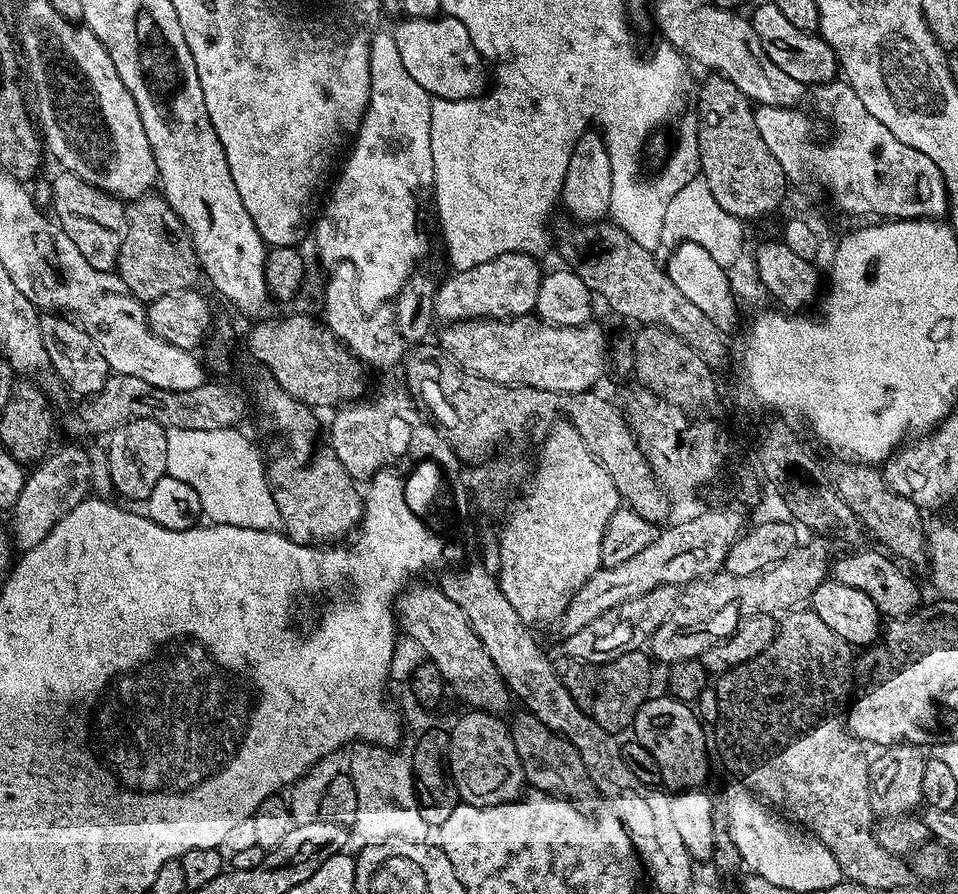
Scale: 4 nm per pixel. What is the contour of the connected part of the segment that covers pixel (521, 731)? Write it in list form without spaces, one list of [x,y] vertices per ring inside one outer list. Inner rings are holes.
[[[520,710],[520,713],[510,720],[510,731],[514,750],[518,750],[518,758],[524,767],[525,781],[535,791],[573,802],[581,802],[580,800],[587,798],[588,792],[590,793],[588,771],[582,762],[582,754],[574,750],[574,746],[566,737],[559,736],[557,732],[551,732],[527,710]]]

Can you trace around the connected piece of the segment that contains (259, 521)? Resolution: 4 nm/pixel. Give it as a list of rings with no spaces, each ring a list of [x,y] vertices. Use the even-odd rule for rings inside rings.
[[[239,427],[227,428],[226,430],[182,430],[181,428],[170,428],[166,431],[166,472],[175,482],[186,482],[192,492],[196,491],[196,496],[200,499],[200,508],[209,517],[207,518],[214,524],[225,524],[226,526],[242,526],[250,530],[266,530],[267,532],[281,531],[280,515],[278,514],[278,505],[274,502],[274,494],[270,494],[270,486],[268,485],[268,473],[266,471],[265,457],[260,457],[260,452],[240,433]]]

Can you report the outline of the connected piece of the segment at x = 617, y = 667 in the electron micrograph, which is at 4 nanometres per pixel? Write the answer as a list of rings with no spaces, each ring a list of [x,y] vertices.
[[[641,649],[624,652],[618,659],[604,664],[586,664],[561,655],[555,661],[555,666],[560,681],[570,691],[579,708],[602,730],[612,735],[620,734],[624,729],[627,731],[638,710],[649,699],[653,665],[651,657]]]

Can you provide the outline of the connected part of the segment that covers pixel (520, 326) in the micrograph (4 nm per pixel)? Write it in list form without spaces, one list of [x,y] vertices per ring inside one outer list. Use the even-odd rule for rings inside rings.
[[[526,314],[507,320],[457,320],[443,328],[438,345],[452,361],[469,373],[502,385],[582,393],[591,391],[608,368],[608,336],[595,322],[562,327]]]

